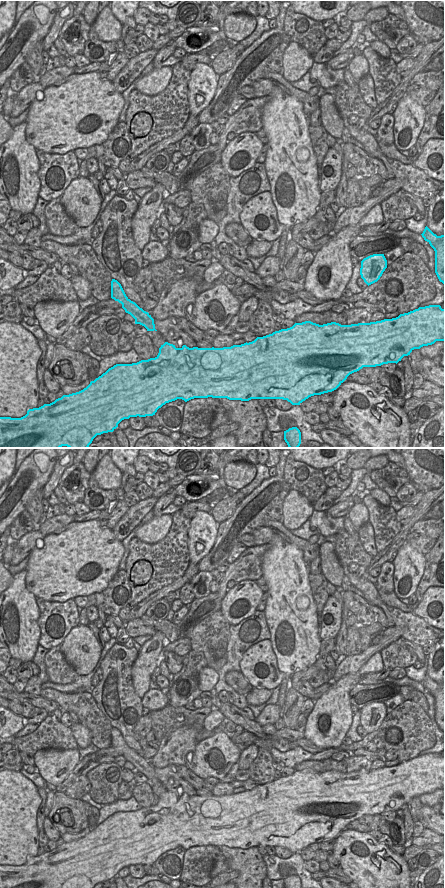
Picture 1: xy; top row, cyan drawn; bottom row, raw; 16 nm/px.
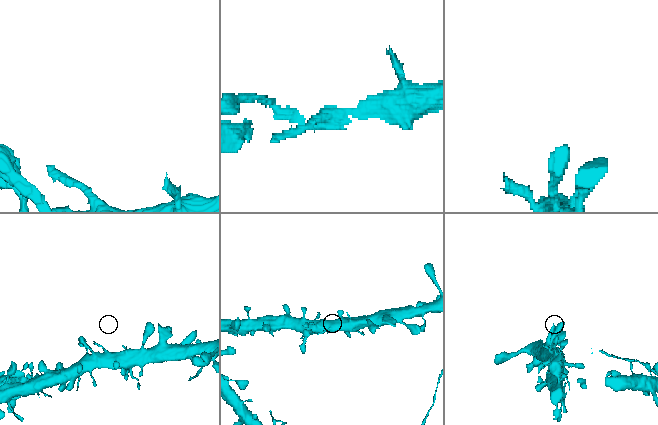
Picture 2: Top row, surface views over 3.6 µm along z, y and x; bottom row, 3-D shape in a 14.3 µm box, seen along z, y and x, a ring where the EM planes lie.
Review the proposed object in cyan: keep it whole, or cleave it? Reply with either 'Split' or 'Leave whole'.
Leave whole

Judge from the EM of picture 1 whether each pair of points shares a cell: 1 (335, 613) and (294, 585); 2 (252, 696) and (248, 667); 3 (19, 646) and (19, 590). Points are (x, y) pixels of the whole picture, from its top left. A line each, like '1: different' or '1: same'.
1: different
2: different
3: same

